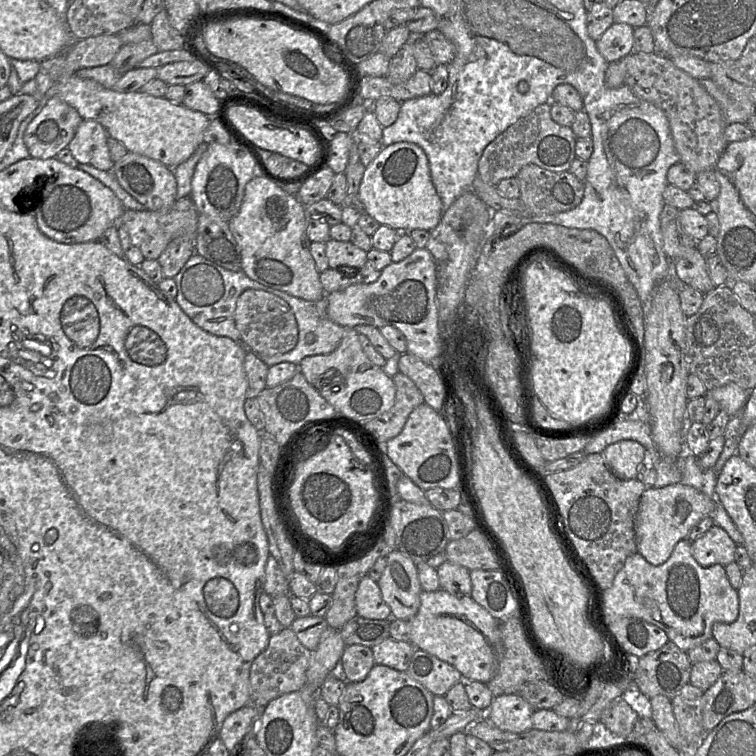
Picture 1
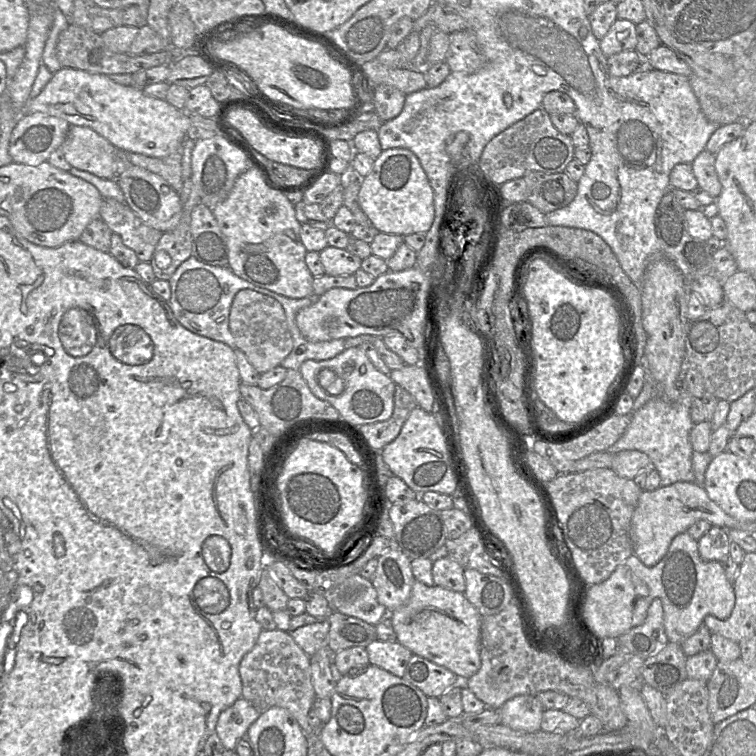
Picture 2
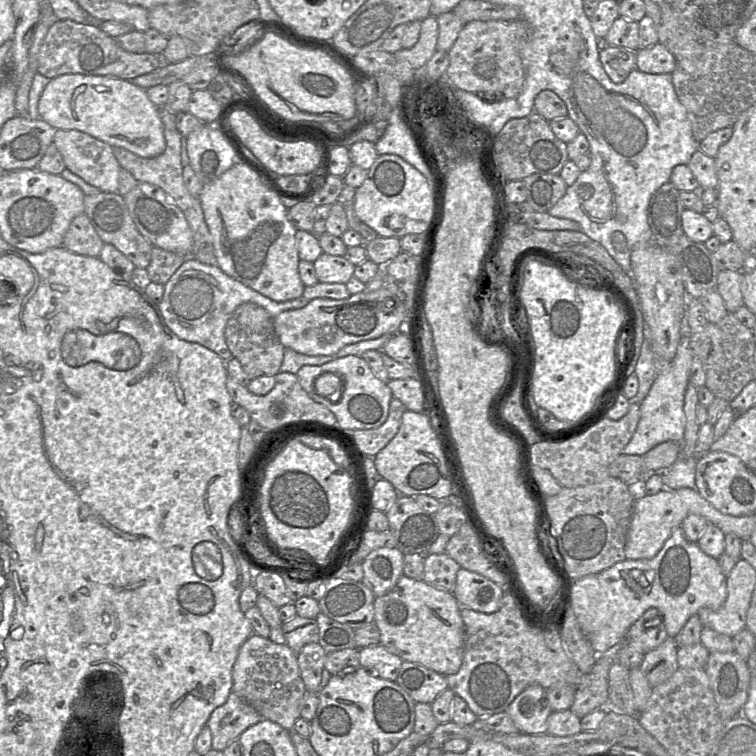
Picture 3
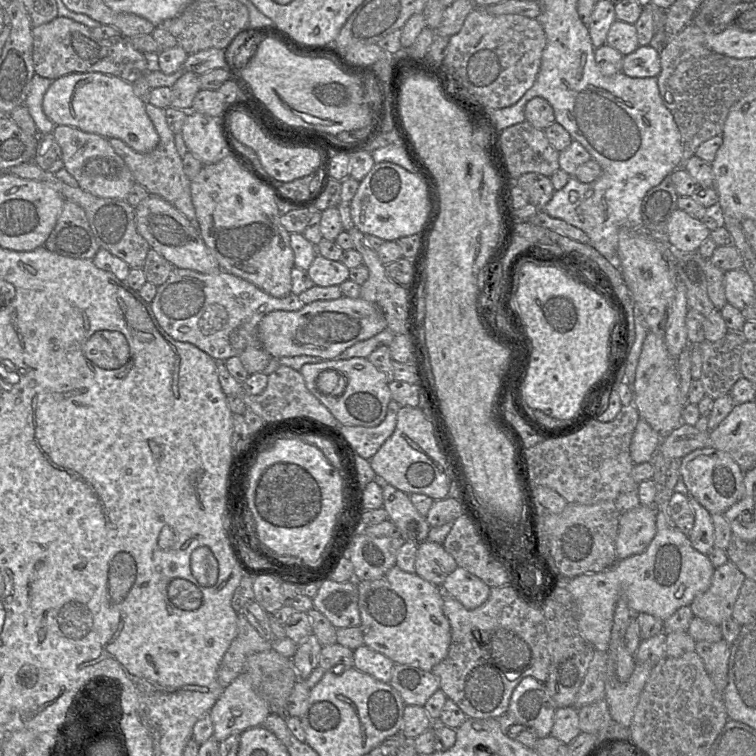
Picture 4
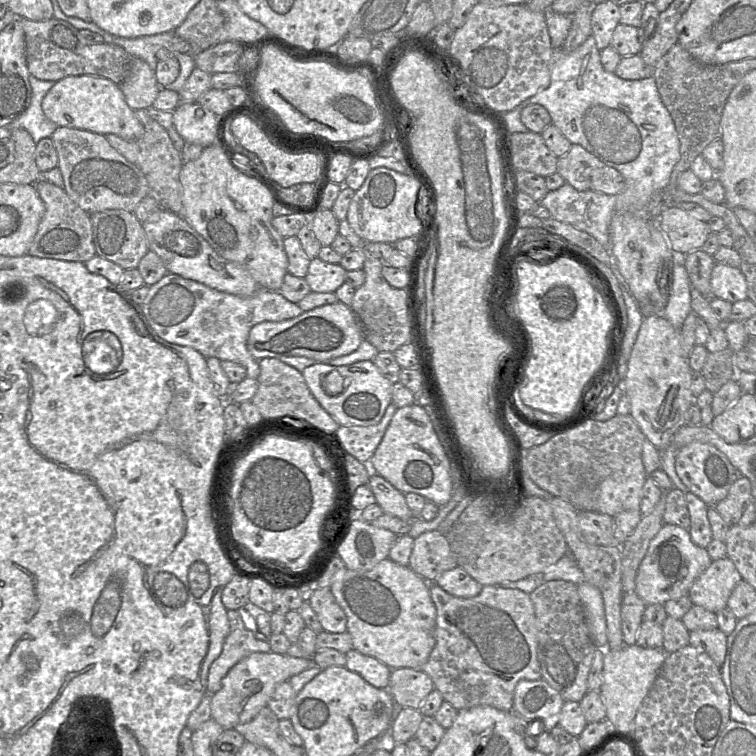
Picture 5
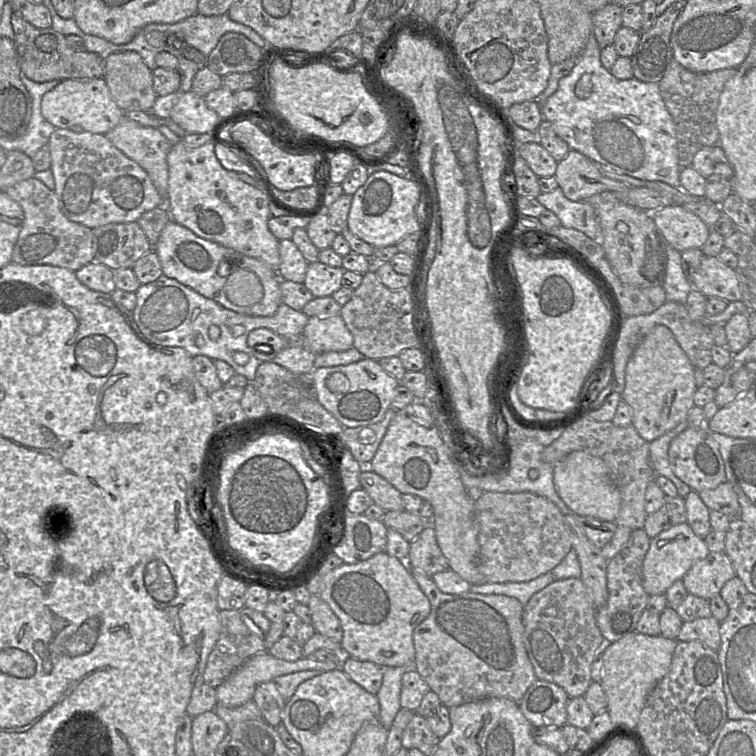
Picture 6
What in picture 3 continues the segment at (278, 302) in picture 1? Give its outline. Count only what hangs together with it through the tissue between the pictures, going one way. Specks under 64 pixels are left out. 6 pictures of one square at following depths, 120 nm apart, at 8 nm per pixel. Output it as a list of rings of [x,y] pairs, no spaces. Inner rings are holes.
[[[243,303],[234,310],[226,323],[225,340],[228,348],[250,380],[264,375],[275,376],[280,372],[285,347],[275,333],[273,318],[261,306]]]

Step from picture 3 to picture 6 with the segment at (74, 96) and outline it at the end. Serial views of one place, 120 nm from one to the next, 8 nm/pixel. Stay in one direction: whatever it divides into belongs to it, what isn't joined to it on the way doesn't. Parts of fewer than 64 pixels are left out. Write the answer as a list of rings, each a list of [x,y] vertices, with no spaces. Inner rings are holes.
[[[104,78],[67,79],[59,82],[43,96],[41,112],[56,128],[102,135],[114,129],[124,117],[124,111],[112,99]]]

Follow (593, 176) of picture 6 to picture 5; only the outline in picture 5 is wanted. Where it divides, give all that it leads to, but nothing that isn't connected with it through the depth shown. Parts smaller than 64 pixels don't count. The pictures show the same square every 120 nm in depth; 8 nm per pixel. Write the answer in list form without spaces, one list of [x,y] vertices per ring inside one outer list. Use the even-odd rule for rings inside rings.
[[[572,144],[570,150],[558,158],[557,172],[566,183],[578,191],[587,191],[591,186],[592,172],[605,165],[579,144]]]

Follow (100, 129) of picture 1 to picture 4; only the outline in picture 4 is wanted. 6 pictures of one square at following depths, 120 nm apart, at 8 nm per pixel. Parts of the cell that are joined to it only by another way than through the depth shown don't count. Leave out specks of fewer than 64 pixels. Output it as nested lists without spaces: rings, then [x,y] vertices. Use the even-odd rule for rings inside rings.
[[[56,126],[52,134],[61,148],[64,168],[76,179],[79,188],[96,197],[127,201],[136,181],[108,139],[70,126]]]

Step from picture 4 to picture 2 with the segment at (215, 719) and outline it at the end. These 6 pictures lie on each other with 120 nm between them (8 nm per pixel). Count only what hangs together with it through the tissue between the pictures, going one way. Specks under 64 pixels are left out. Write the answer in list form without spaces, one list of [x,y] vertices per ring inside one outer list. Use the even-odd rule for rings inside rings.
[[[243,697],[223,710],[216,724],[216,733],[225,750],[235,750],[237,743],[246,737],[249,727],[261,712]]]

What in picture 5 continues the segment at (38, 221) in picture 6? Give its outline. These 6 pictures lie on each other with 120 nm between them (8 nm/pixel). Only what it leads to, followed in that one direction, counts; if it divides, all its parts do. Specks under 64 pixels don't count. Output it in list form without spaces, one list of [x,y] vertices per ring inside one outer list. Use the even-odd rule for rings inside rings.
[[[46,181],[33,184],[45,205],[45,213],[27,255],[85,263],[96,255],[90,214],[74,203],[63,187]]]

